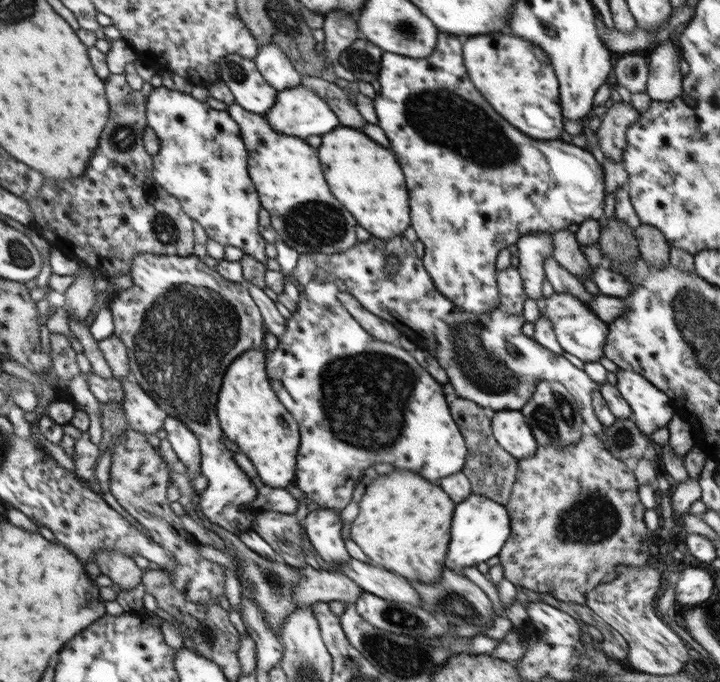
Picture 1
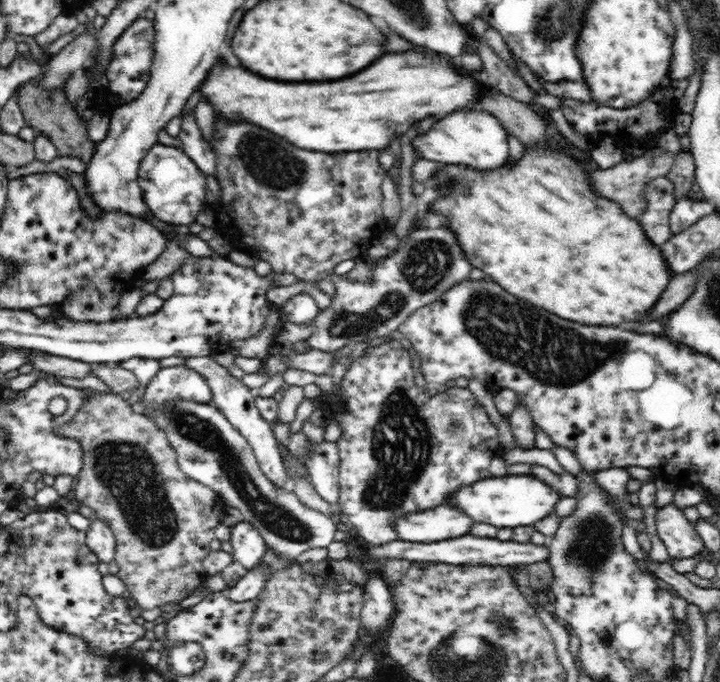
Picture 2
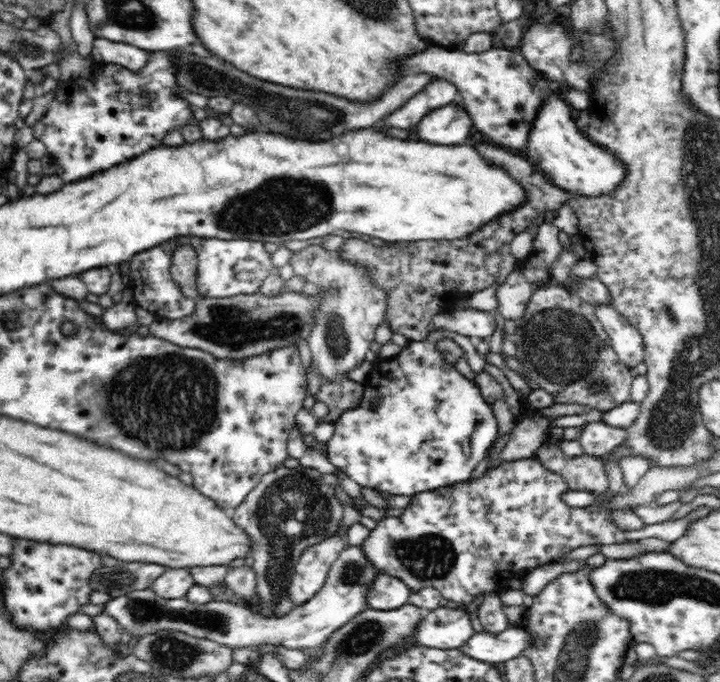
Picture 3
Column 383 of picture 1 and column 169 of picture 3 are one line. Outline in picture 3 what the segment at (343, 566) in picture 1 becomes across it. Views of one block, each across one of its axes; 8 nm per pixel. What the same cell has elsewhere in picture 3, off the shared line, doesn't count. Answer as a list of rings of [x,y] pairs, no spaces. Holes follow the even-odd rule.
[[[168,567],[154,582],[151,582],[150,587],[162,598],[179,599],[185,598],[194,583],[195,578],[188,569]]]

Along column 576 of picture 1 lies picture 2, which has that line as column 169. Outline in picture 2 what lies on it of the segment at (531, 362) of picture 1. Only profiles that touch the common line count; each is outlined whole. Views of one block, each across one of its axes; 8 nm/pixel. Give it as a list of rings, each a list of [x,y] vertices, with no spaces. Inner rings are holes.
[[[186,366],[160,368],[156,376],[148,382],[143,395],[142,407],[137,411],[148,417],[154,408],[164,408],[176,400],[206,404],[213,400],[211,388],[206,379],[194,369]]]

